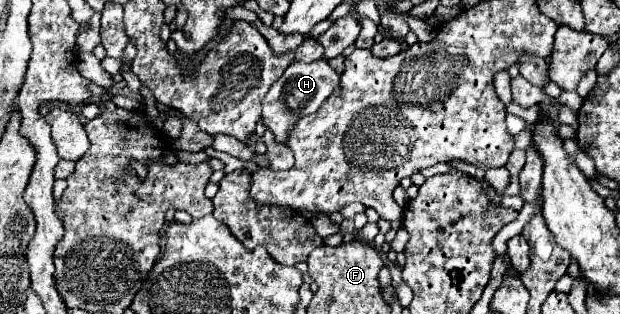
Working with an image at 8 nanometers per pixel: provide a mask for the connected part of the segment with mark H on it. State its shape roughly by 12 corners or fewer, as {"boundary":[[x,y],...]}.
{"boundary":[[326,60],[294,62],[262,100],[278,144],[320,108],[340,76]]}

